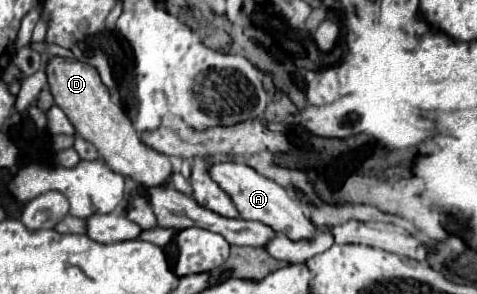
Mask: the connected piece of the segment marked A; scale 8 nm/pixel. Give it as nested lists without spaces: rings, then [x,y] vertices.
[[[239,162],[213,164],[211,166],[211,176],[231,196],[231,200],[237,206],[241,218],[245,218],[245,220],[261,220],[263,224],[273,224],[273,228],[277,228],[277,232],[287,234],[291,240],[299,240],[299,238],[309,240],[309,238],[313,238],[315,226],[309,220],[307,208],[297,200],[297,196],[293,192],[281,188],[273,180],[257,174],[247,164],[239,164]]]

